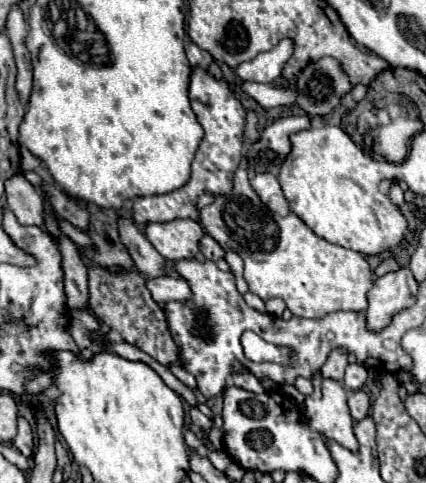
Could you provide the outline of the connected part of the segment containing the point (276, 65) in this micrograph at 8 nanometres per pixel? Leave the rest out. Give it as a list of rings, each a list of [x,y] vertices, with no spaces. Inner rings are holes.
[[[282,39],[272,51],[256,55],[252,61],[246,61],[238,65],[236,73],[244,81],[256,81],[256,83],[274,83],[288,59],[294,53],[294,41],[292,39]]]

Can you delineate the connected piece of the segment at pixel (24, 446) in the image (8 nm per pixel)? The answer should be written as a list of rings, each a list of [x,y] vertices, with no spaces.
[[[18,417],[18,435],[14,439],[14,445],[18,447],[18,451],[24,455],[24,457],[32,457],[34,455],[34,445],[36,445],[36,437],[34,437],[34,431],[30,427],[30,423],[24,419],[24,417]]]

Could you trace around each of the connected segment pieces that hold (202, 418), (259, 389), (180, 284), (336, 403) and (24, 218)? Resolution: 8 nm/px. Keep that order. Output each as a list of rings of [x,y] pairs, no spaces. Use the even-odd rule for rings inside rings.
[[[198,407],[190,409],[190,417],[192,417],[192,423],[194,423],[196,427],[200,427],[202,431],[206,431],[206,433],[208,433],[208,431],[212,429],[212,419],[208,419],[206,415],[202,415]]]
[[[234,373],[232,379],[230,379],[230,383],[236,385],[236,387],[240,387],[240,389],[252,391],[252,393],[264,393],[262,383],[252,373]]]
[[[160,277],[160,279],[148,279],[146,285],[148,285],[148,291],[152,293],[152,299],[158,305],[166,305],[170,301],[188,301],[188,299],[192,299],[192,289],[184,279]]]
[[[322,379],[314,393],[306,397],[306,421],[326,439],[340,443],[352,453],[358,451],[354,419],[346,405],[346,391],[334,379]]]
[[[18,173],[6,183],[8,209],[16,215],[20,225],[42,225],[44,223],[44,201],[40,193]]]

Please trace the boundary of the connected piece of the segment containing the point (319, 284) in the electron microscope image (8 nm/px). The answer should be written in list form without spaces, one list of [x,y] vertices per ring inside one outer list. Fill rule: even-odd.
[[[246,155],[234,175],[234,189],[200,209],[200,225],[222,249],[242,257],[250,293],[262,301],[278,297],[296,317],[306,319],[320,319],[334,311],[366,311],[366,293],[372,287],[372,271],[366,257],[324,241],[294,213],[286,217],[272,213],[248,183]]]

